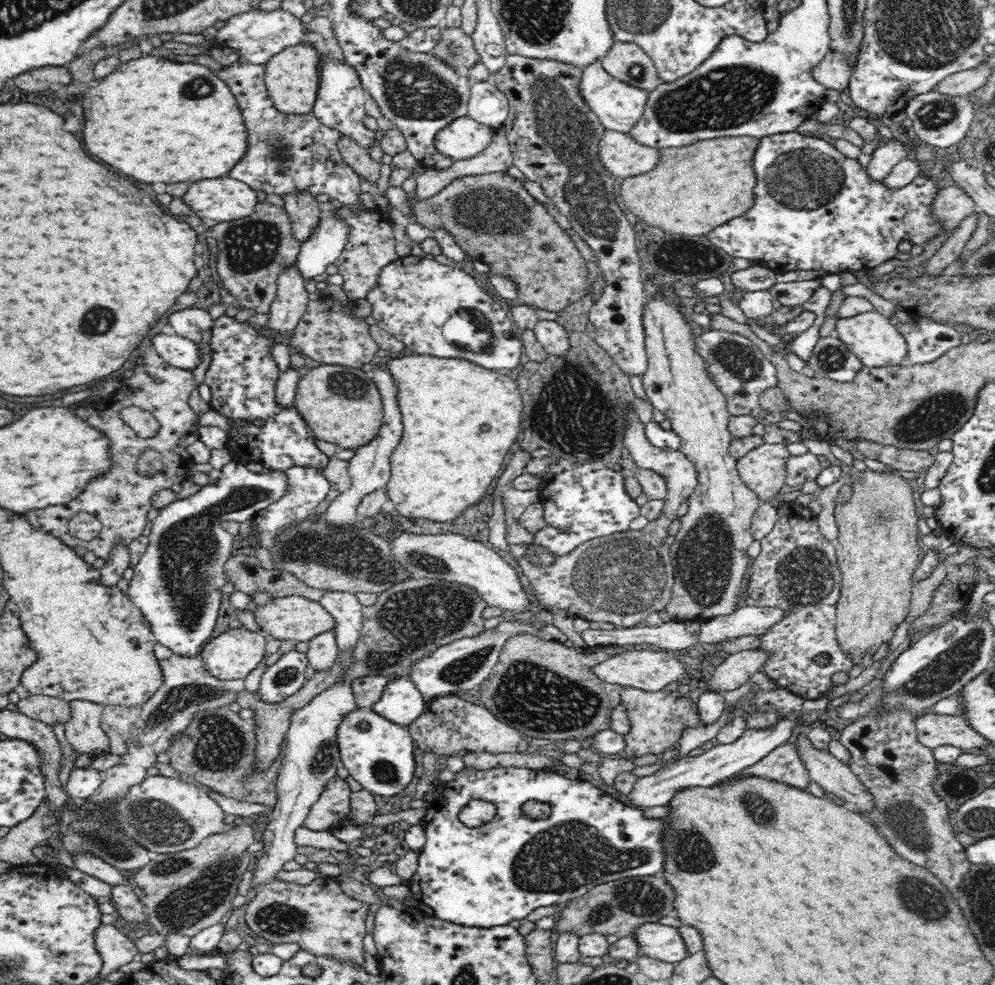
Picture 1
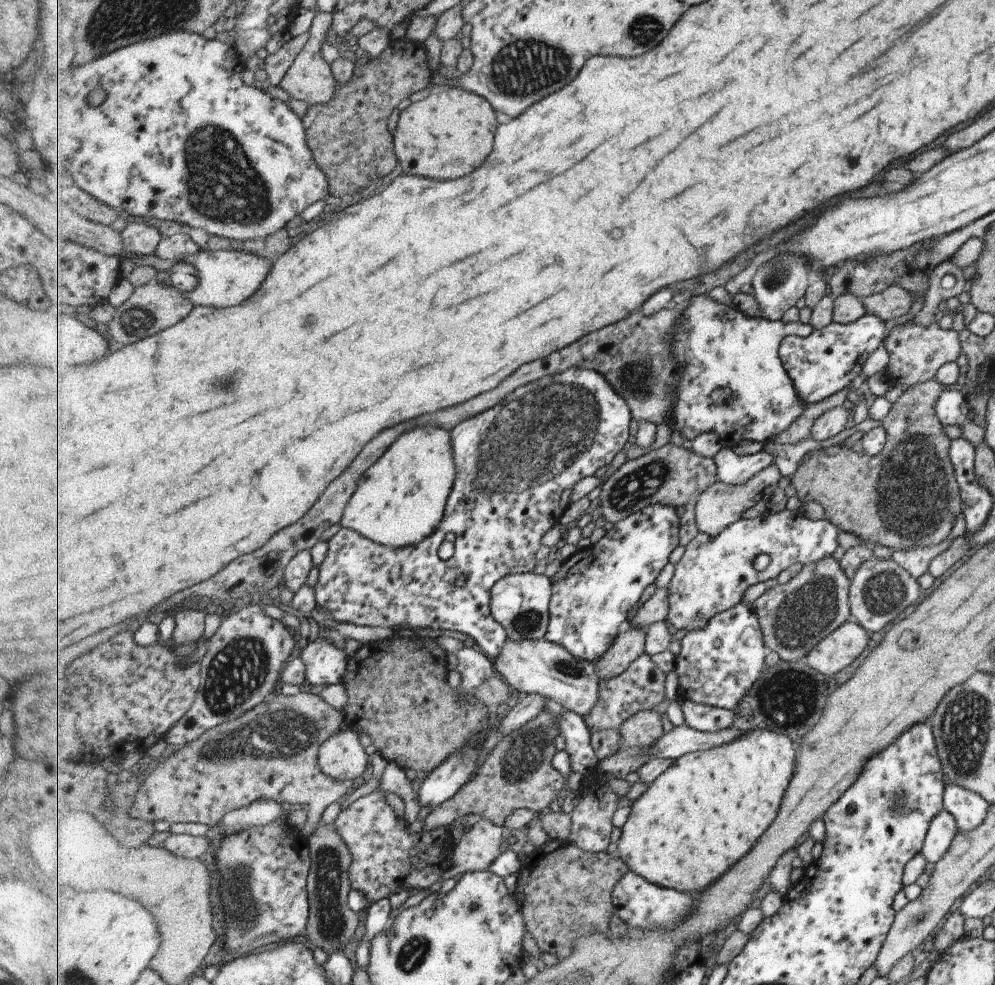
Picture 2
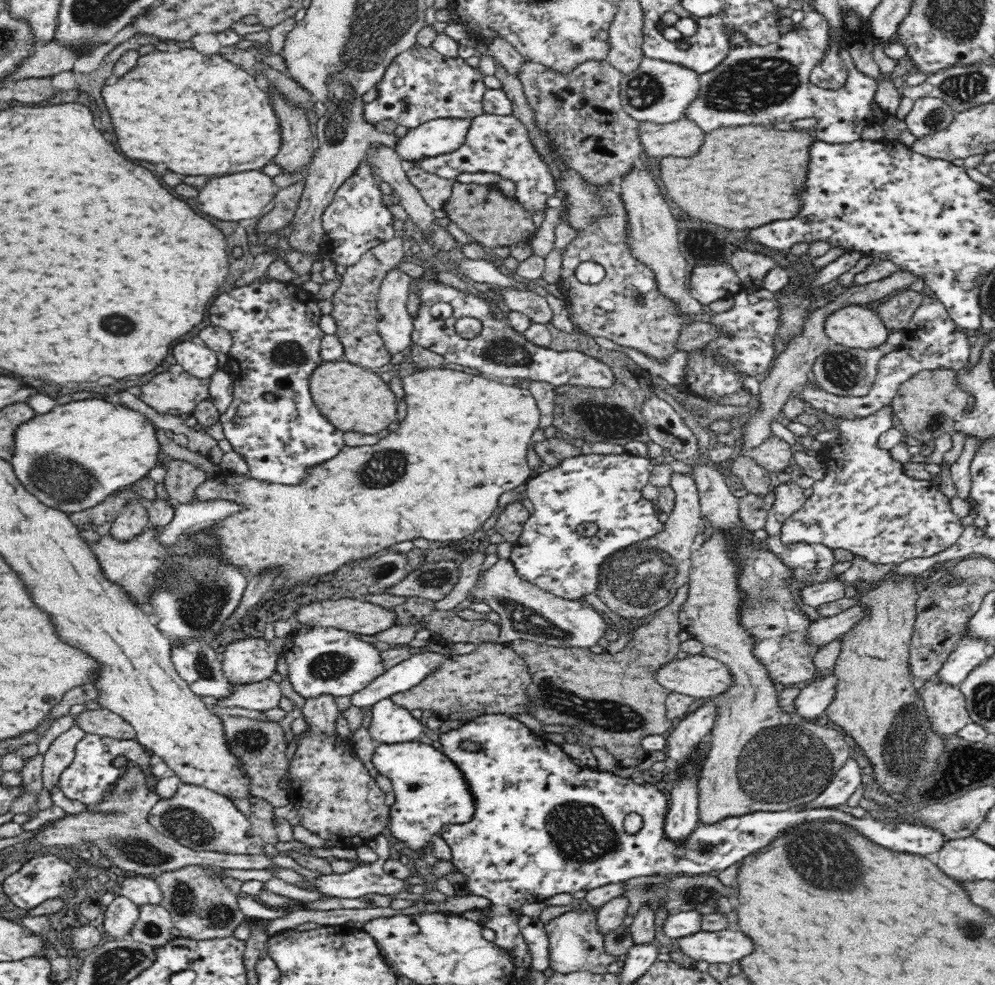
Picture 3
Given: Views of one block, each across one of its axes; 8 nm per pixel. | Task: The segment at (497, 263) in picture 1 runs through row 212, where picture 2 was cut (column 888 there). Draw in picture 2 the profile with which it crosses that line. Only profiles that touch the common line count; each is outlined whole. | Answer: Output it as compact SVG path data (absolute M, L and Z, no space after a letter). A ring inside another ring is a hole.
M933 379L926 380L922 383L914 384L908 389L905 389L897 400L890 405L888 413L885 418L880 422L882 429L884 430L885 442L881 452L874 455L865 456L863 452L859 452L855 455L850 449L843 447L842 445L828 447L820 450L815 450L814 452L807 454L805 456L805 461L803 461L799 466L796 467L795 472L789 479L789 483L796 489L798 497L804 502L816 502L819 506L823 507L824 519L830 521L831 524L835 525L835 528L841 530L841 532L849 532L853 534L864 542L865 546L872 546L873 544L881 544L885 548L889 548L892 552L899 549L909 549L915 548L915 546L925 547L925 546L935 546L939 542L943 542L949 532L951 532L951 527L953 526L954 519L959 513L959 506L961 506L959 487L954 475L953 467L951 466L948 448L950 445L950 440L947 438L945 433L943 433L942 424L937 420L934 406L935 401L939 398L942 393L942 386L935 382Z

